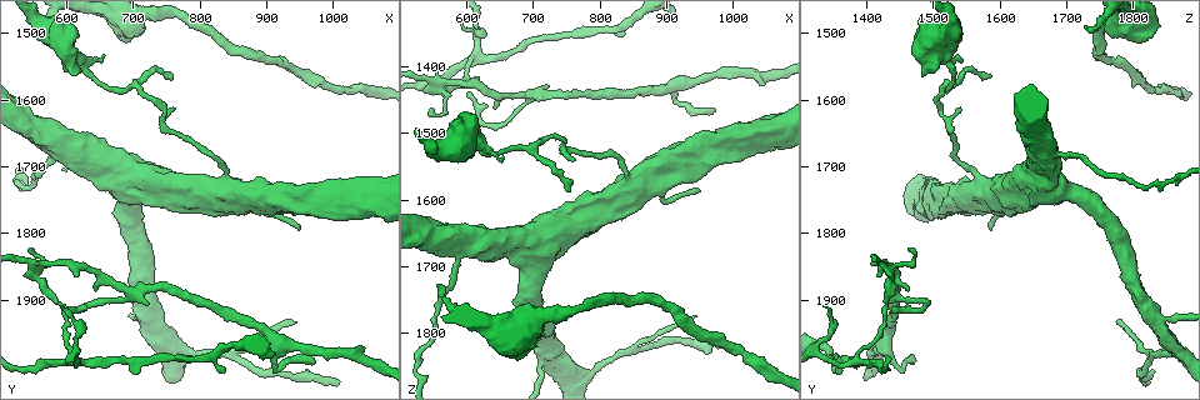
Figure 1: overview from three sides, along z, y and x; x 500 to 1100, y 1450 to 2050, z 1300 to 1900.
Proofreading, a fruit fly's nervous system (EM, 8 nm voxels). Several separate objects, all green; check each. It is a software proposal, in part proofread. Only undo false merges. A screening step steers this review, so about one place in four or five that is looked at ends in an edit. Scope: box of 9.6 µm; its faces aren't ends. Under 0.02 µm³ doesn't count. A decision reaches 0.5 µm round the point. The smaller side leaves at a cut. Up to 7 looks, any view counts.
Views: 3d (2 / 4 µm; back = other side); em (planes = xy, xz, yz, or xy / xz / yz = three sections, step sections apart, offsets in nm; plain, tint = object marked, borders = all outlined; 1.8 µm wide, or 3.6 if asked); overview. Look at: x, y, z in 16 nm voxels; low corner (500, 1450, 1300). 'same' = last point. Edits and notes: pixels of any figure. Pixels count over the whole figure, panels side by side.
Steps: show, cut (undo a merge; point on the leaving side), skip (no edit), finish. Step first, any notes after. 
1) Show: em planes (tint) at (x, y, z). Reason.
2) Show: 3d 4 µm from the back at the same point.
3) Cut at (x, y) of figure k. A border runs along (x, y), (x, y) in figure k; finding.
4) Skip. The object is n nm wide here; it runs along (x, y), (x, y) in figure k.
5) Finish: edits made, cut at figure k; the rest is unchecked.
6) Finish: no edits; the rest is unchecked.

Show: 3d 4 µm at (620, 1995, 1390). Sharp bend.

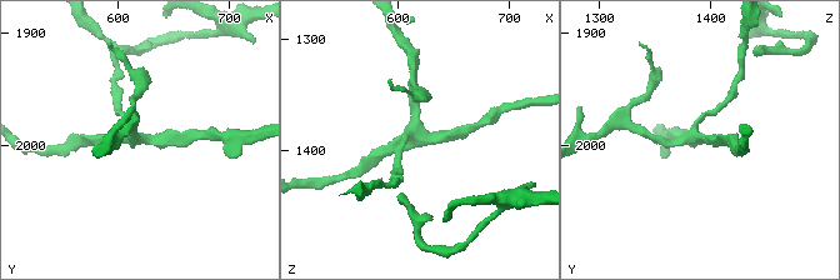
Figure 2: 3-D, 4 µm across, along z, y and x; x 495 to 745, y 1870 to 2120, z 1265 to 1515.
Show: em planes (tint) at (622, 1996, 1390). 4 arms meet here.

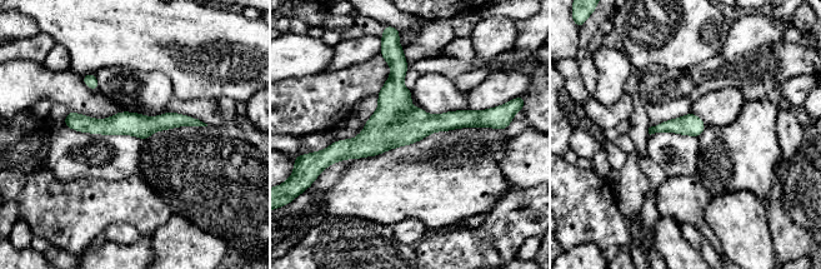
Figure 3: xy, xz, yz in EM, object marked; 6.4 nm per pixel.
Skip. The object is 140 nm wide here; one neuron here.

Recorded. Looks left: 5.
Show: em planes (tint) at (560, 1870, 1430). Two arms in line, one across.

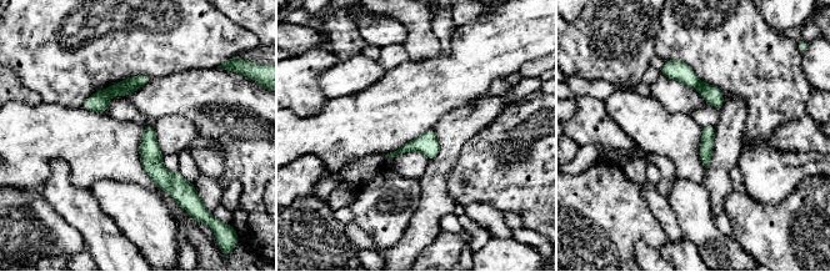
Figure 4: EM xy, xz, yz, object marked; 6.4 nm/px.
Cut at (98, 102) of figure 4. The part that leaves runs along (149, 127), (153, 166), (179, 194) in figure 4; a second neuron is stuck on.

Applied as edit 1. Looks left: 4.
Show: em 3.6 µm planes (borders) at (845, 1730, 1580). Small branch off a trunk.

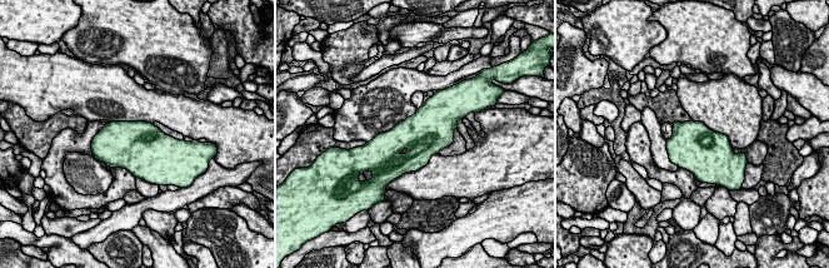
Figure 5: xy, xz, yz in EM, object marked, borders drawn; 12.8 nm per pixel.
Skip. All the same neuron.

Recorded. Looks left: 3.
Finish: edits made, cut at figure 4; the rest is unchecked.

